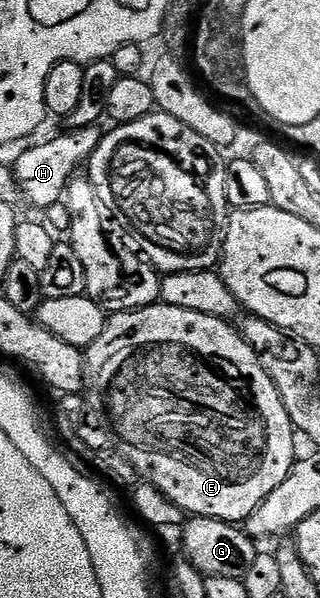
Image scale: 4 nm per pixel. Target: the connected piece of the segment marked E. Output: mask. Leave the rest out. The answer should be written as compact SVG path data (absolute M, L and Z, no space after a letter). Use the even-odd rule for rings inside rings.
M157 302L148 308L135 308L133 312L113 312L109 315L102 335L92 343L84 352L84 386L86 389L86 404L98 419L108 419L108 428L111 435L118 440L121 436L128 436L136 448L148 448L148 456L152 456L152 448L156 448L156 456L160 452L168 452L176 464L176 472L168 472L172 480L176 480L176 488L168 488L168 492L176 492L176 496L184 496L178 507L186 514L192 516L209 516L215 520L226 520L229 522L244 522L254 514L254 510L263 502L267 496L290 474L292 465L298 459L296 453L297 429L294 427L290 414L266 370L262 366L260 356L254 354L254 350L244 341L235 327L232 328L227 319L218 316L207 316L198 314L194 310L182 310L178 306L170 306L163 302Z

